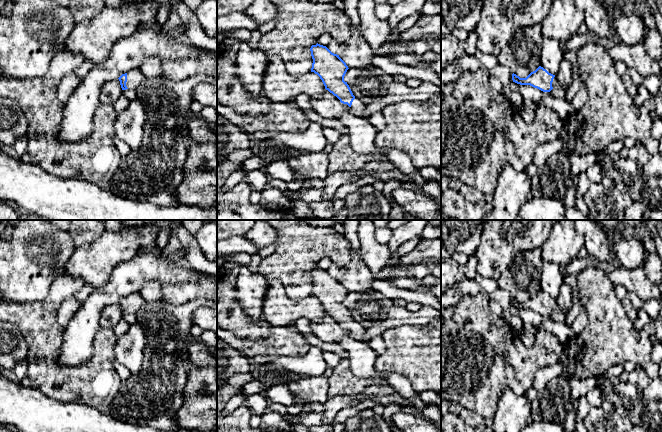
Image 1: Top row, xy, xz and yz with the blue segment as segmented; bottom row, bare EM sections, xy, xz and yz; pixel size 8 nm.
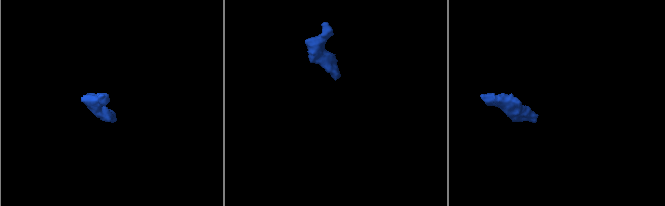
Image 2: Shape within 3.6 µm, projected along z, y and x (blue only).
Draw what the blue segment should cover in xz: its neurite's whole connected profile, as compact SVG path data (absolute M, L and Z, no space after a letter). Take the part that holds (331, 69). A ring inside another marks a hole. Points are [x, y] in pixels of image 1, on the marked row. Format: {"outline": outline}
{"outline": "M318 43L312 45L310 51L313 59L311 72L320 77L325 89L336 96L341 103L347 104L351 108L350 113L369 120L369 117L364 116L367 101L356 98L344 81L344 76L349 69L346 63L339 55Z"}

